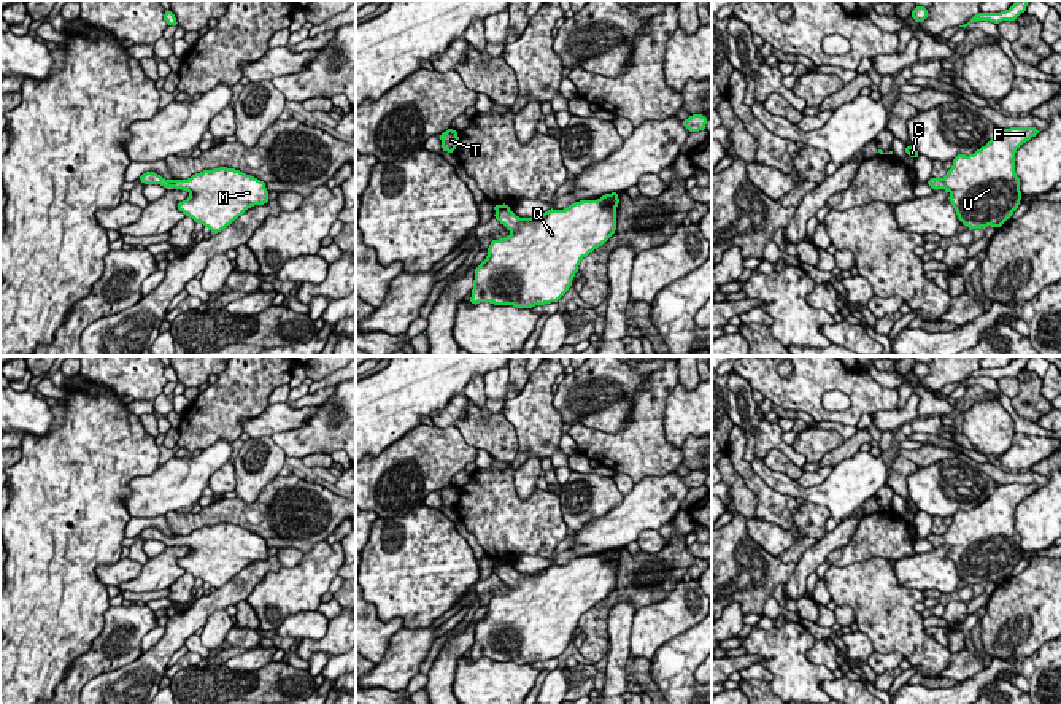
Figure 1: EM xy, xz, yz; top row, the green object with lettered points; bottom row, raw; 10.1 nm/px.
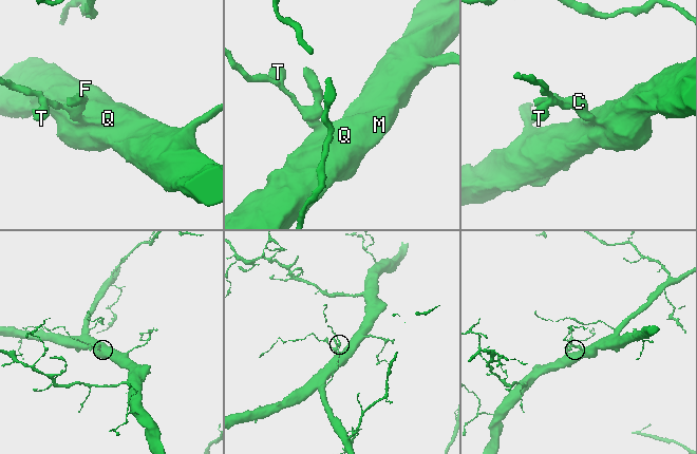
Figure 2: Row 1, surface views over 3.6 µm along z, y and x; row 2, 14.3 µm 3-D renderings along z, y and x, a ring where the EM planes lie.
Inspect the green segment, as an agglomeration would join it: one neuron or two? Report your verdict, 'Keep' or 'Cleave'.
Keep

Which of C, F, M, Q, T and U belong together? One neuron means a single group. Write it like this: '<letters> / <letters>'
C F M Q T U

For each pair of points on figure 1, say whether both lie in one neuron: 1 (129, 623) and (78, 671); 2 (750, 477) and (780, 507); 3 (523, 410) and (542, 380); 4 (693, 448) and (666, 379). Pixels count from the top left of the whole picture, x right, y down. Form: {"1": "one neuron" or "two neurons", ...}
{"1": "one neuron", "2": "one neuron", "3": "one neuron", "4": "two neurons"}

